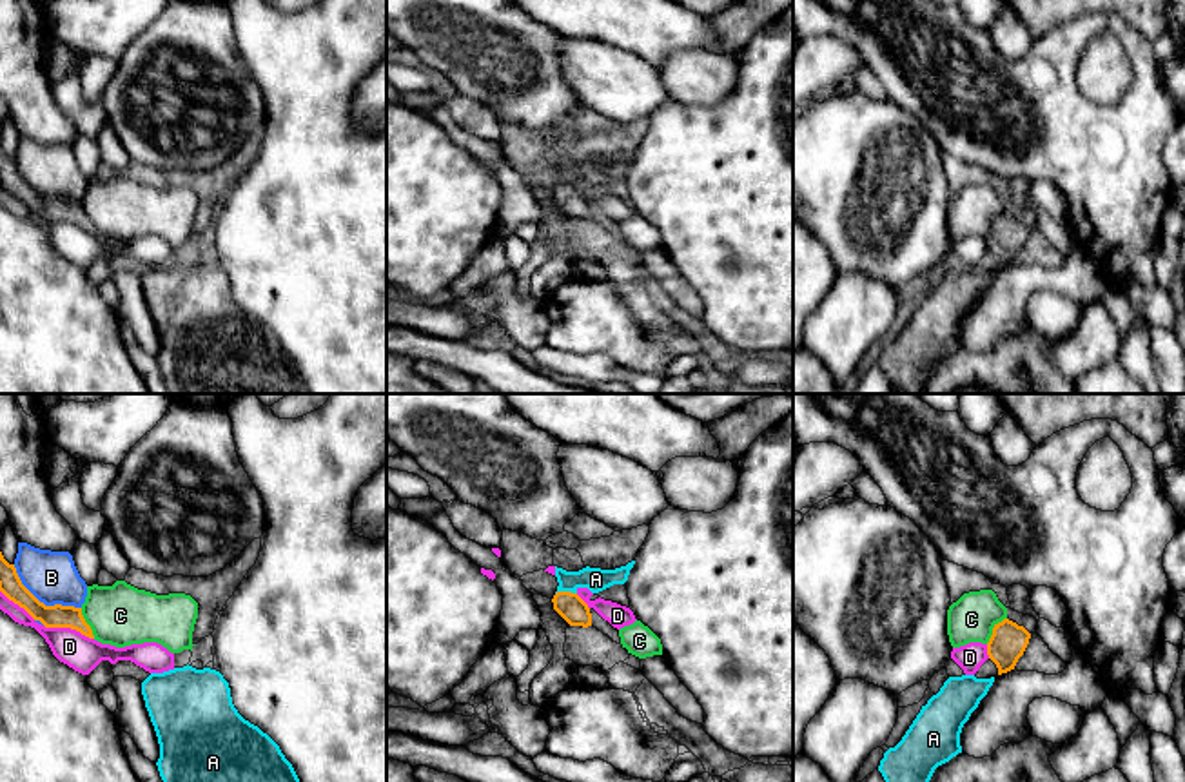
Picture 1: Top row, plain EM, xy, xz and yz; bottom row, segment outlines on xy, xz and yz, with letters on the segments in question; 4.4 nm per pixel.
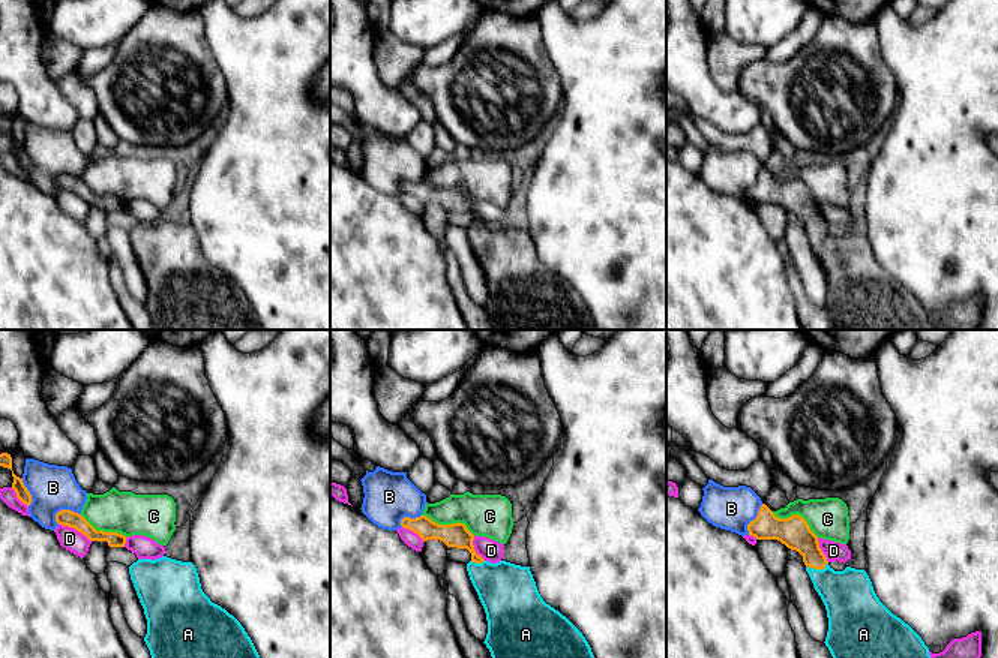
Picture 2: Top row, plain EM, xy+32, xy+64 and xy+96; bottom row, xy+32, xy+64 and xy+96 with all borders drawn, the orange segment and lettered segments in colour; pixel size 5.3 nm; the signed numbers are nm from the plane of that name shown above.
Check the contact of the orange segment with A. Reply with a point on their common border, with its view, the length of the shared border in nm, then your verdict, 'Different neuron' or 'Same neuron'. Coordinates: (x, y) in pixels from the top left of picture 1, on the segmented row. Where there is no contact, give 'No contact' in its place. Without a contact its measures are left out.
Touches orange at xz (565, 592). Shared border 100 nm. Same neuron

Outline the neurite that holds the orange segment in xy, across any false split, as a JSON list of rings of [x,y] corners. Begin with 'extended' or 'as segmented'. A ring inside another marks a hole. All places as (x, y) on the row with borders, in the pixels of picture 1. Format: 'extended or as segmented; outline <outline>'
as segmented; outline [[[0,552],[0,591],[24,608],[34,621],[45,628],[71,628],[82,635],[94,639],[91,626],[82,615],[82,608],[74,606],[45,606],[20,581],[15,564],[9,564]]]

